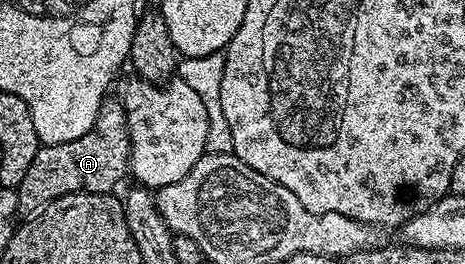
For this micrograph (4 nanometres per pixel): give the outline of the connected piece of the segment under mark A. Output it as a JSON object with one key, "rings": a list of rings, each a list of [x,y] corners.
{"rings":[[[106,96],[101,102],[101,111],[97,114],[97,124],[94,129],[88,130],[79,140],[71,140],[67,144],[51,144],[42,146],[35,152],[35,160],[31,160],[31,168],[23,175],[23,180],[17,185],[17,205],[22,211],[40,212],[46,204],[54,198],[62,198],[68,194],[107,194],[116,191],[121,177],[126,177],[129,170],[129,153],[131,152],[131,140],[127,128],[127,116],[120,97]]]}

